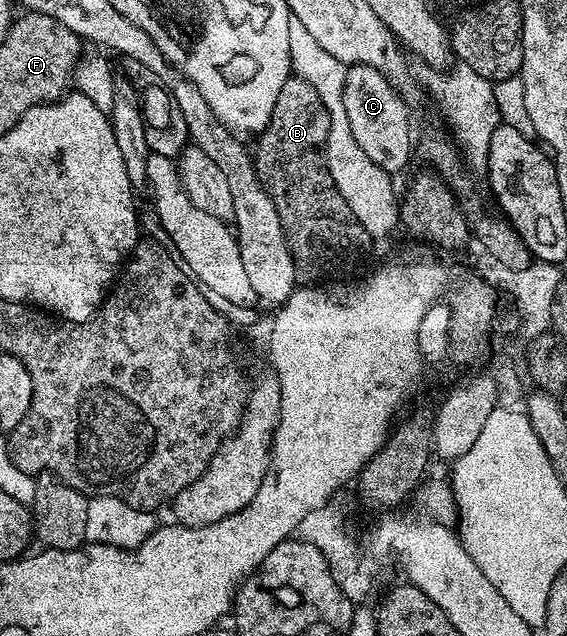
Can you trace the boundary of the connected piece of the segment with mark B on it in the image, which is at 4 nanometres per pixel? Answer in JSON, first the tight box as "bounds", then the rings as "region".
{"bounds":[254,77,370,285],"region":[[[289,77],[278,93],[278,101],[266,129],[259,134],[260,144],[254,147],[254,158],[260,183],[274,201],[274,209],[278,209],[278,221],[282,221],[284,236],[294,261],[296,282],[300,285],[320,285],[333,277],[343,276],[340,274],[347,267],[354,266],[367,253],[370,244],[366,229],[362,229],[362,221],[354,217],[354,209],[346,205],[342,193],[338,193],[334,177],[330,177],[324,152],[329,137],[330,113],[326,105],[322,105],[322,97],[318,97],[318,91],[306,81]]]}

